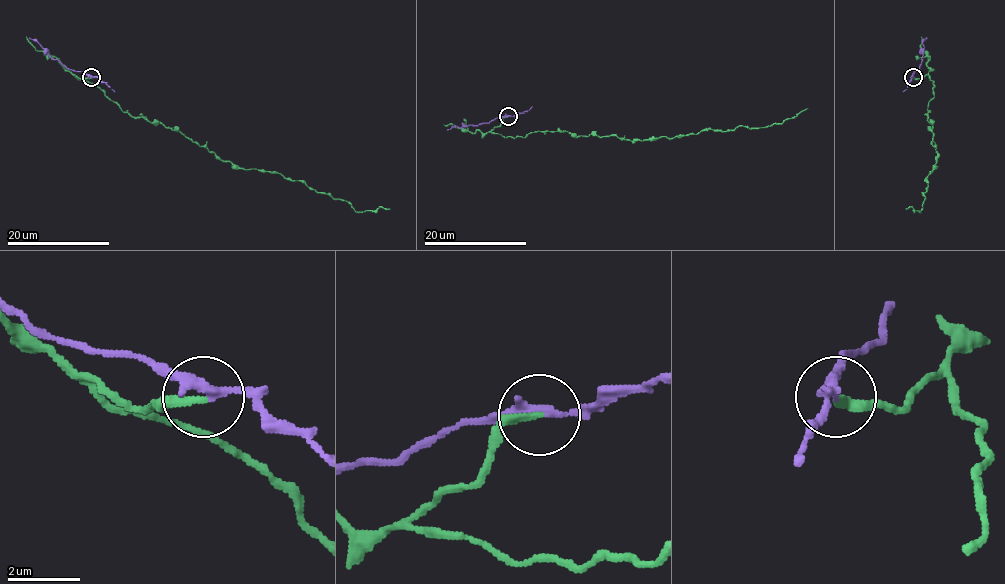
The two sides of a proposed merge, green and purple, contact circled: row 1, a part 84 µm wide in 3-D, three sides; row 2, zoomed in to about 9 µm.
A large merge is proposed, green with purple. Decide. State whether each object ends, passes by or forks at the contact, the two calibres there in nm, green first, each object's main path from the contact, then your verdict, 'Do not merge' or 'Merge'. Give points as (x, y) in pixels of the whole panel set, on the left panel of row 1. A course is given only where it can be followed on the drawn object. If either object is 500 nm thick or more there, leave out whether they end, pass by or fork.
At the ring green ends. At the ring purple passes by. Thickness 190 nm (green) against 280 nm. Course of green: (90, 78), (74, 75), (96, 84), (122, 111), (178, 129), (220, 158), (302, 180), (356, 211), (390, 208). Course of purple: (90, 76), (67, 69), (29, 37). Do not merge

